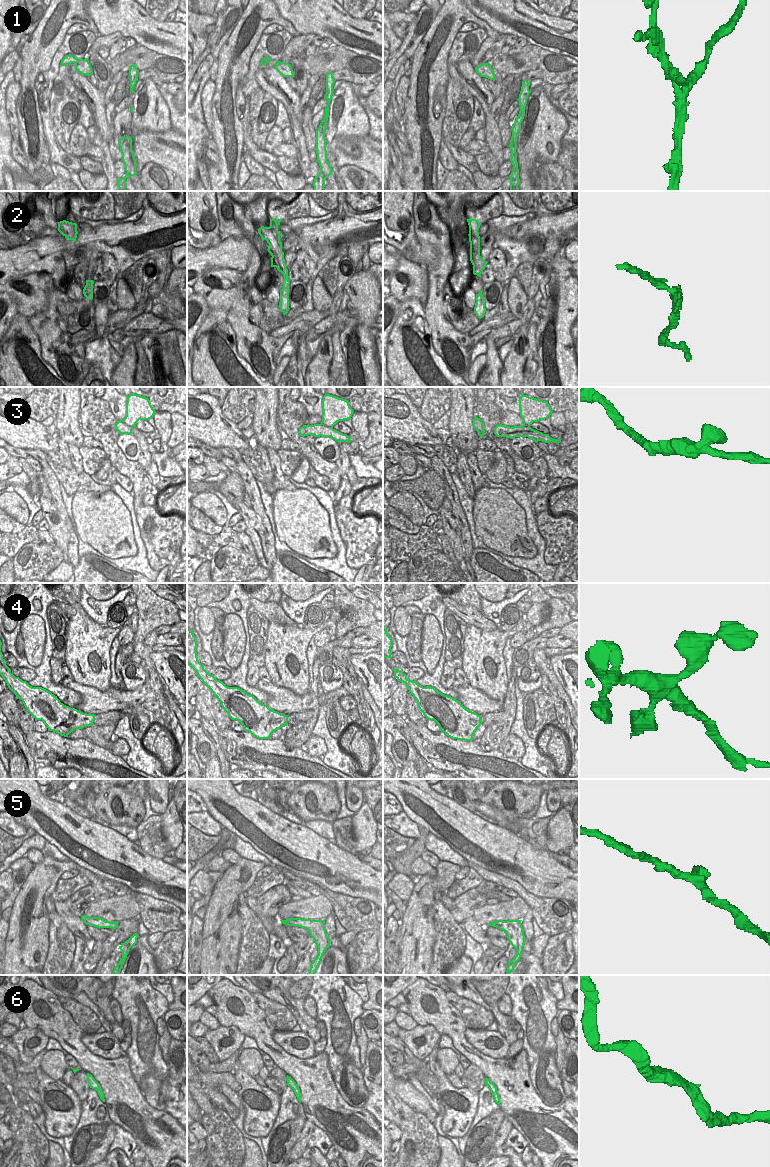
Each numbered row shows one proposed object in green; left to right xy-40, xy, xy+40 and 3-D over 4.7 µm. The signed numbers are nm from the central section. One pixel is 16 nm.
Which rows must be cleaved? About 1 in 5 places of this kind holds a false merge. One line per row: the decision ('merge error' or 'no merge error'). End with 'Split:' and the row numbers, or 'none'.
1: merge error
2: no merge error
3: no merge error
4: no merge error
5: no merge error
6: no merge error
Split: 1

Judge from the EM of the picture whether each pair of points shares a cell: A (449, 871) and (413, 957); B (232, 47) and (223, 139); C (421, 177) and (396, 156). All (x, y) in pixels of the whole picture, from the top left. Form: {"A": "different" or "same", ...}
{"A": "same", "B": "same", "C": "different"}

